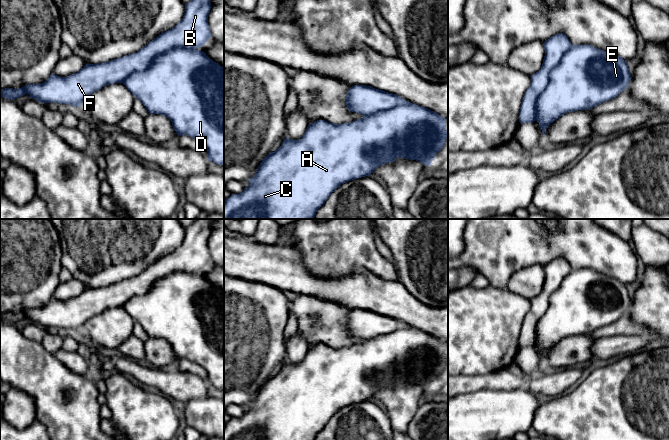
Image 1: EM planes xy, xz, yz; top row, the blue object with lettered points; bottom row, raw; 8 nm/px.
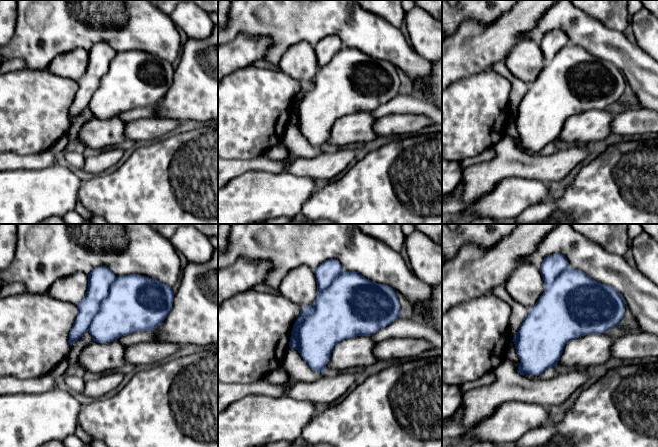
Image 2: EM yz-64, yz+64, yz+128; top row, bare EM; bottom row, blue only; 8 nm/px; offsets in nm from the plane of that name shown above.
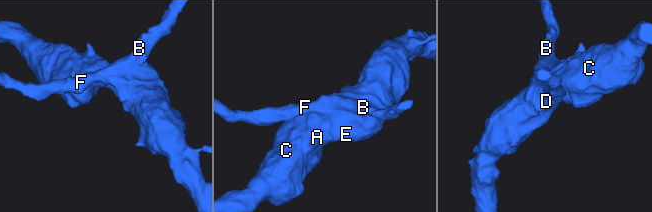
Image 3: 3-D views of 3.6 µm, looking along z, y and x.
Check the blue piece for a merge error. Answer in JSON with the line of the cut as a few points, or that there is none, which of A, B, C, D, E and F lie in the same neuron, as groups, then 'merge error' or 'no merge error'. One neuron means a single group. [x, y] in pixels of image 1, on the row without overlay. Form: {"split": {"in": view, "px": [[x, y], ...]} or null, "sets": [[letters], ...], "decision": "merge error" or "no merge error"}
{"split": {"in": "yz", "px": [[571, 268], [550, 295], [549, 305], [539, 318], [533, 344]]}, "sets": [["A", "C", "D", "E"], ["B", "F"]], "decision": "merge error"}

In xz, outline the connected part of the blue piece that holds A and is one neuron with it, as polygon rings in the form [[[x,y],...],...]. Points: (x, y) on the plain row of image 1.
[[[411,326],[397,329],[353,346],[333,348],[317,344],[309,348],[299,364],[288,361],[281,370],[269,377],[260,387],[250,409],[240,418],[232,418],[224,426],[224,440],[315,440],[333,415],[341,408],[366,400],[398,381],[431,389],[436,378],[444,371],[448,356],[445,341]]]

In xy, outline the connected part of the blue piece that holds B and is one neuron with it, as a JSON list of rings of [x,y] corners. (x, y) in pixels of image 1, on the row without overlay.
[[[197,219],[185,229],[184,240],[174,252],[160,258],[133,278],[125,279],[105,287],[86,288],[80,295],[67,301],[60,301],[52,297],[43,307],[28,308],[18,313],[0,313],[0,320],[6,323],[15,324],[25,318],[29,318],[30,322],[36,323],[43,328],[53,326],[80,331],[83,324],[88,319],[106,309],[122,307],[134,296],[146,294],[152,288],[154,282],[165,278],[173,272],[198,273],[204,270],[208,263],[211,262],[208,239],[211,233],[210,224],[212,220],[213,219]]]

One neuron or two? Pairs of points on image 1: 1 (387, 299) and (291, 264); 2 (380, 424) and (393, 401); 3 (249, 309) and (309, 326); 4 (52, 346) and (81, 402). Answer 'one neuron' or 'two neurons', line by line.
1: one neuron
2: two neurons
3: two neurons
4: two neurons

